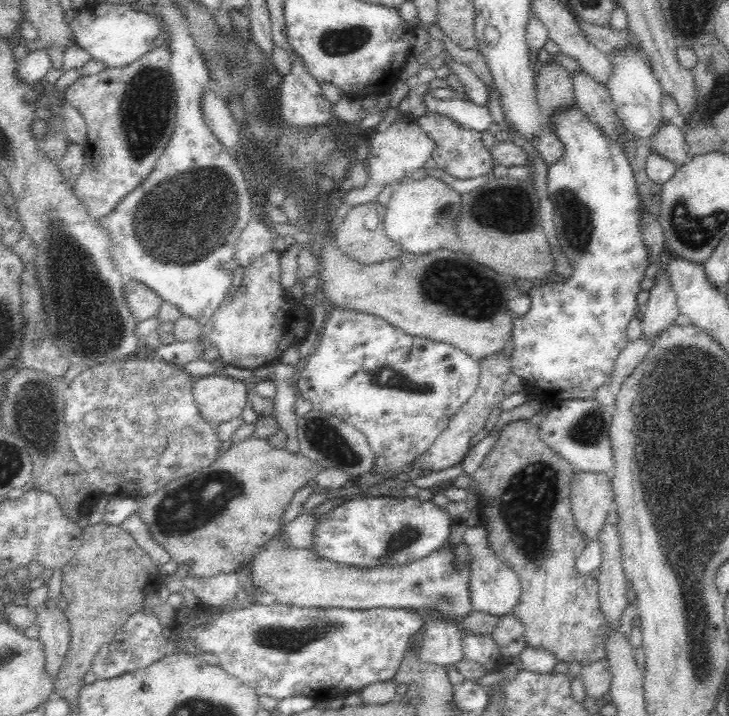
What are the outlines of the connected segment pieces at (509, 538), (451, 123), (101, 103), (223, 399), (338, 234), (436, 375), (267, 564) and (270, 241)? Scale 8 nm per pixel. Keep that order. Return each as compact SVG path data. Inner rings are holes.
M515 420L507 423L502 430L500 430L500 441L492 446L490 452L484 456L484 460L478 467L478 470L473 474L474 489L480 496L478 503L481 509L483 527L487 532L487 539L489 547L492 549L492 553L496 554L497 560L500 560L504 565L508 566L512 571L519 576L519 580L522 586L522 593L518 605L514 608L512 614L520 621L524 626L524 641L526 647L542 648L551 652L556 657L557 662L567 662L569 665L576 661L582 664L582 666L588 666L592 662L596 662L600 659L606 659L606 643L609 642L611 636L611 626L604 617L602 611L600 611L599 600L599 585L597 580L593 578L592 574L584 575L577 570L577 558L586 548L588 541L586 541L586 535L576 527L576 521L574 521L574 515L572 514L571 507L571 484L572 477L575 471L573 466L568 460L562 458L562 455L558 455L551 448L548 448L547 444L544 444L542 438L539 437L539 427L532 425L528 420Z
M437 114L426 115L416 119L415 122L420 124L420 128L426 131L435 143L433 158L436 161L436 167L440 170L444 170L458 180L468 180L468 178L492 173L496 161L491 152L484 147L481 132L464 129L454 120Z
M167 44L158 46L143 57L125 67L106 67L99 74L80 76L66 88L63 97L76 108L87 125L87 142L84 146L84 164L81 174L74 182L74 193L84 203L89 216L102 219L116 209L116 204L142 184L150 176L156 162L160 159L177 122L177 97L173 78L169 72L170 49Z
M216 373L196 378L192 394L204 421L220 425L241 416L244 406L249 404L250 387L249 381Z
M370 201L355 206L346 214L344 222L335 226L335 244L344 256L356 262L369 265L385 260L392 260L403 254L403 248L396 241L386 236L385 215L387 208L380 201Z
M332 307L324 334L311 355L300 364L295 387L297 394L310 400L312 409L327 412L366 435L376 455L370 473L396 476L448 426L451 416L468 402L479 383L479 362L448 343L409 335L378 315Z
M274 538L261 546L259 552L252 558L250 578L254 578L254 588L276 597L276 603L289 606L304 606L305 608L352 609L366 610L370 608L404 608L414 610L434 610L442 618L458 622L472 611L469 580L471 578L472 560L466 560L460 568L456 566L455 550L444 545L423 559L402 566L380 566L378 568L357 568L346 564L337 564L325 560L316 552L305 548L288 548Z
M253 217L239 236L234 254L236 262L242 266L252 264L254 260L274 250L274 237L262 218Z

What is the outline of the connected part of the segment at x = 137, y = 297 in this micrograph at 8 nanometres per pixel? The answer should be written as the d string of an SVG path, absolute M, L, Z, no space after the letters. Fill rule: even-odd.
M126 279L124 291L126 291L126 303L138 319L143 321L157 316L163 302L160 296L156 295L156 291L134 279Z

